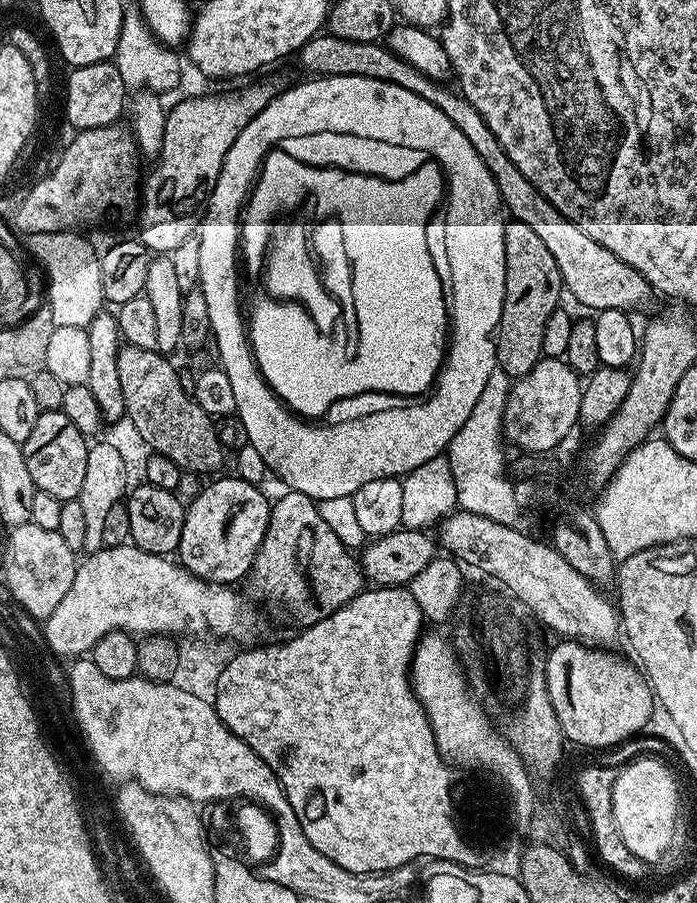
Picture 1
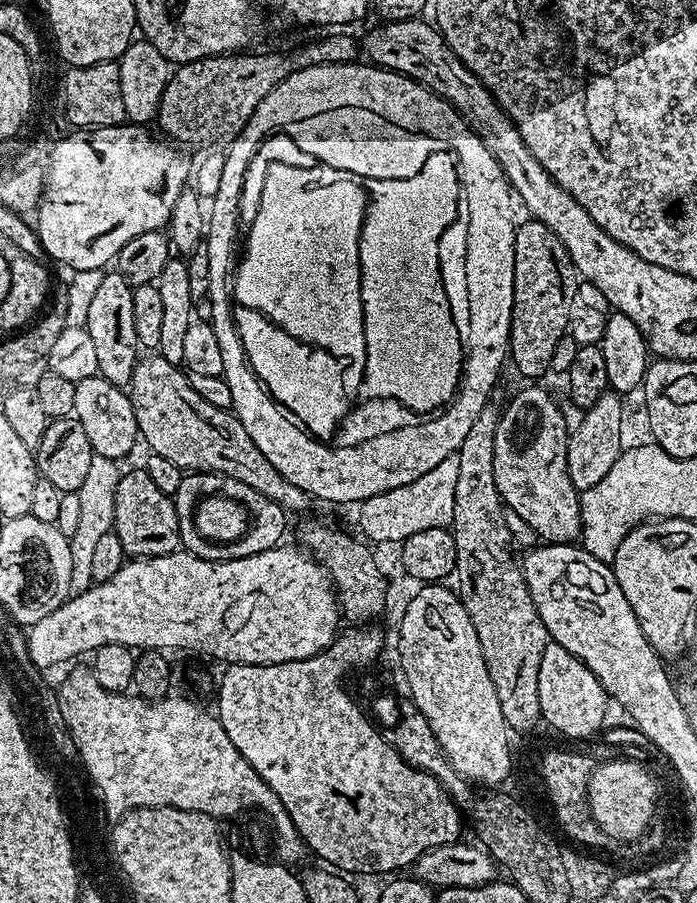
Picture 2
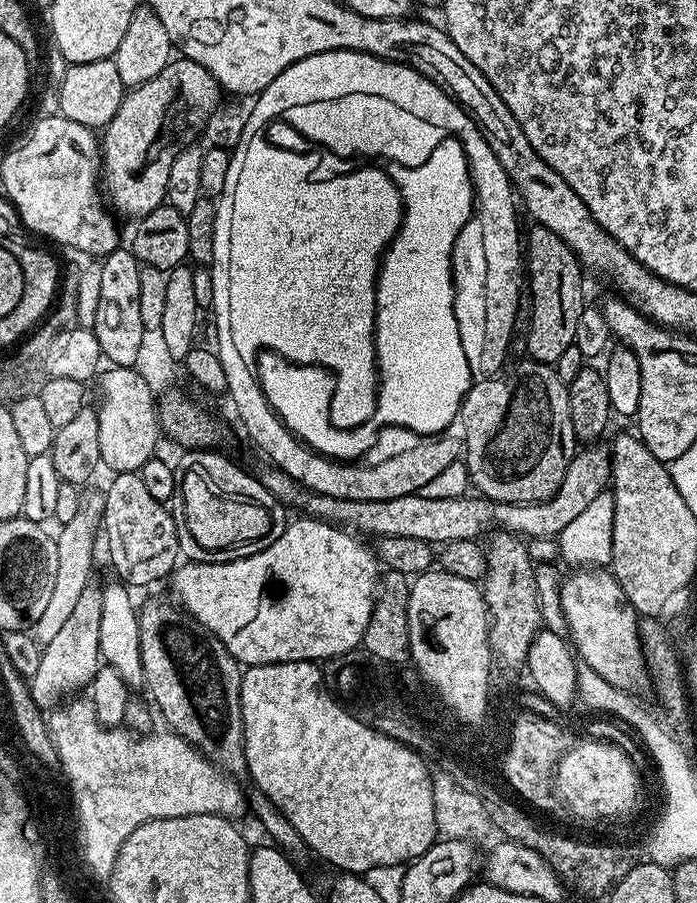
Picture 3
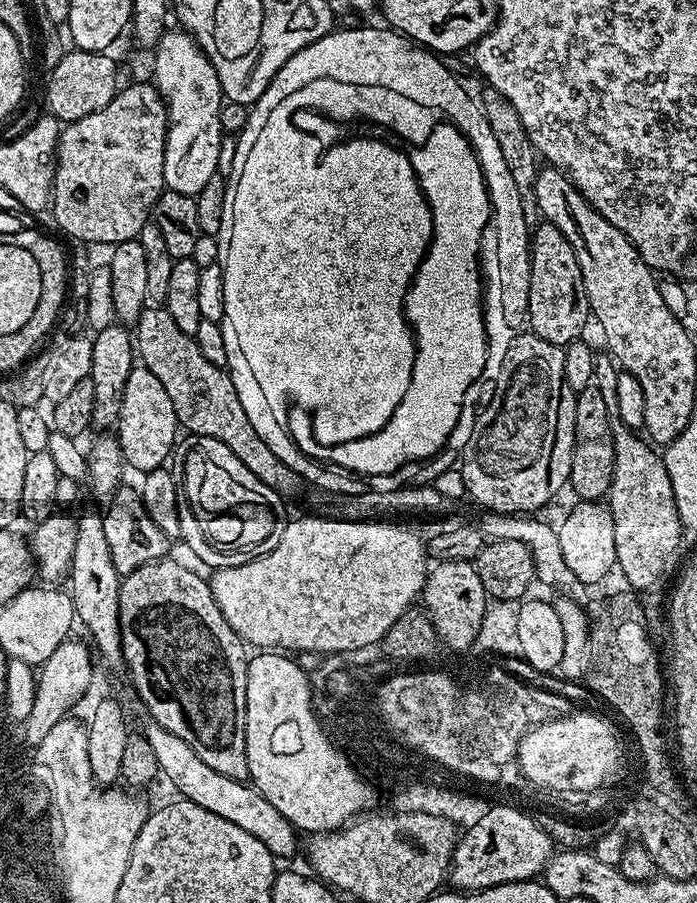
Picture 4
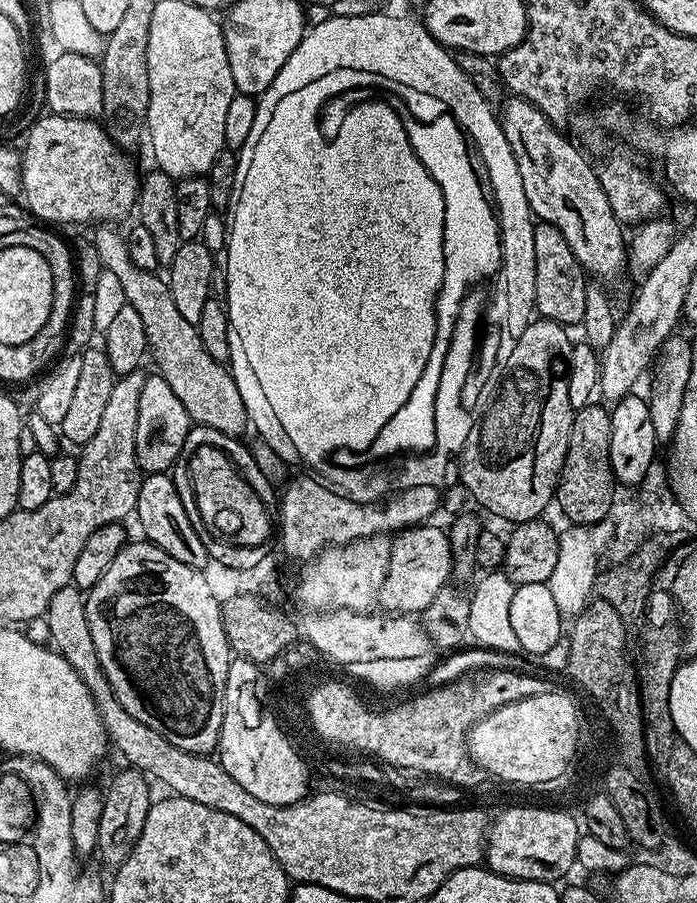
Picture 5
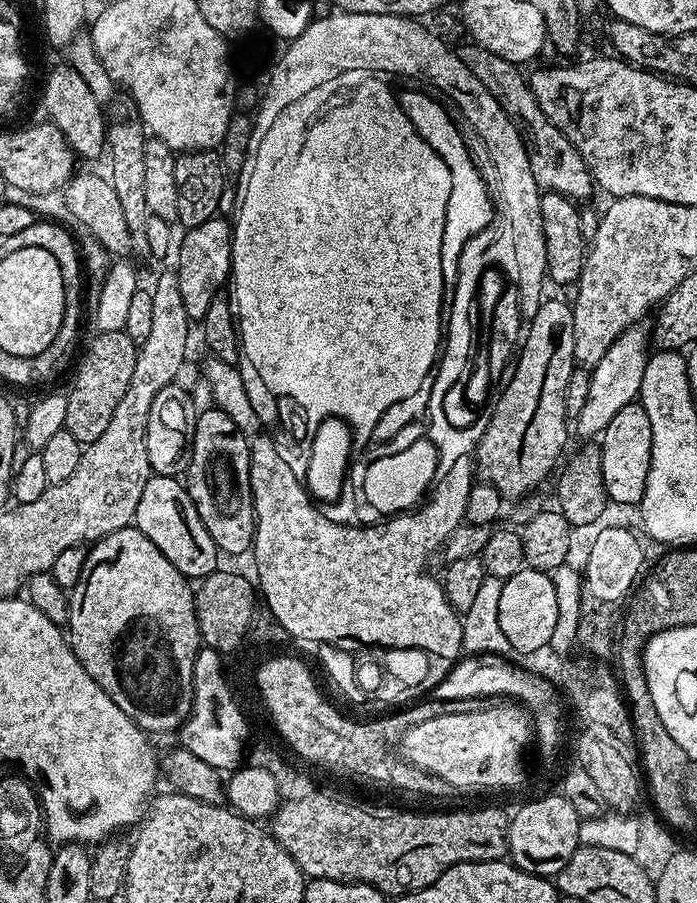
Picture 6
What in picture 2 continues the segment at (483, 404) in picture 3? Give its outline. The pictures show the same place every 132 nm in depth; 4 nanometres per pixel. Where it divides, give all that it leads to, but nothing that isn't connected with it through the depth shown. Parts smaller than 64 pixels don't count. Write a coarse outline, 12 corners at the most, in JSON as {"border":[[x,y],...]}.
{"border":[[544,388],[507,401],[494,434],[504,507],[546,544],[584,527],[570,420]]}

